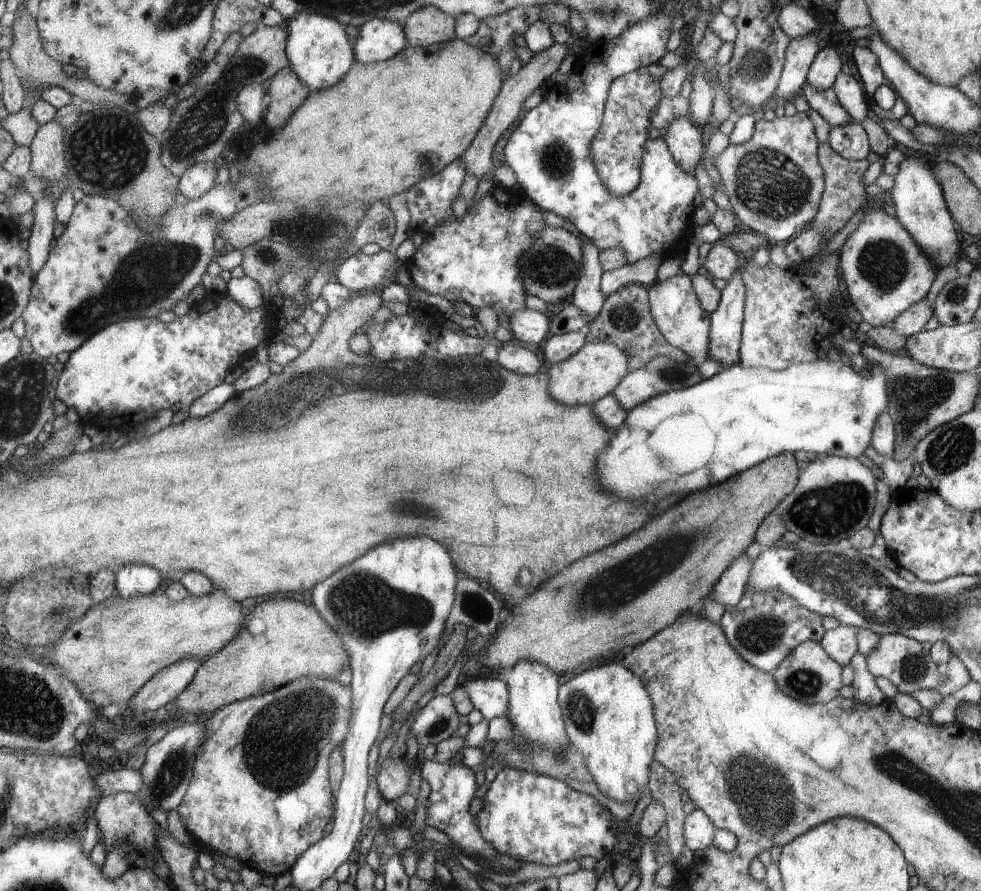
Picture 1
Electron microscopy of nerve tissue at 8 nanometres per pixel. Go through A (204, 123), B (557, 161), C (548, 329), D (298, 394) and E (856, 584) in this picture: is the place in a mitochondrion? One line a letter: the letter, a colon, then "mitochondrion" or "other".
A: mitochondrion
B: mitochondrion
C: other
D: mitochondrion
E: mitochondrion

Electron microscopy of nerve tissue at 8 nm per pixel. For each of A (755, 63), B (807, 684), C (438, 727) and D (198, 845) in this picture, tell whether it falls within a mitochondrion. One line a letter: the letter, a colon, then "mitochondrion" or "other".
A: mitochondrion
B: mitochondrion
C: mitochondrion
D: other

